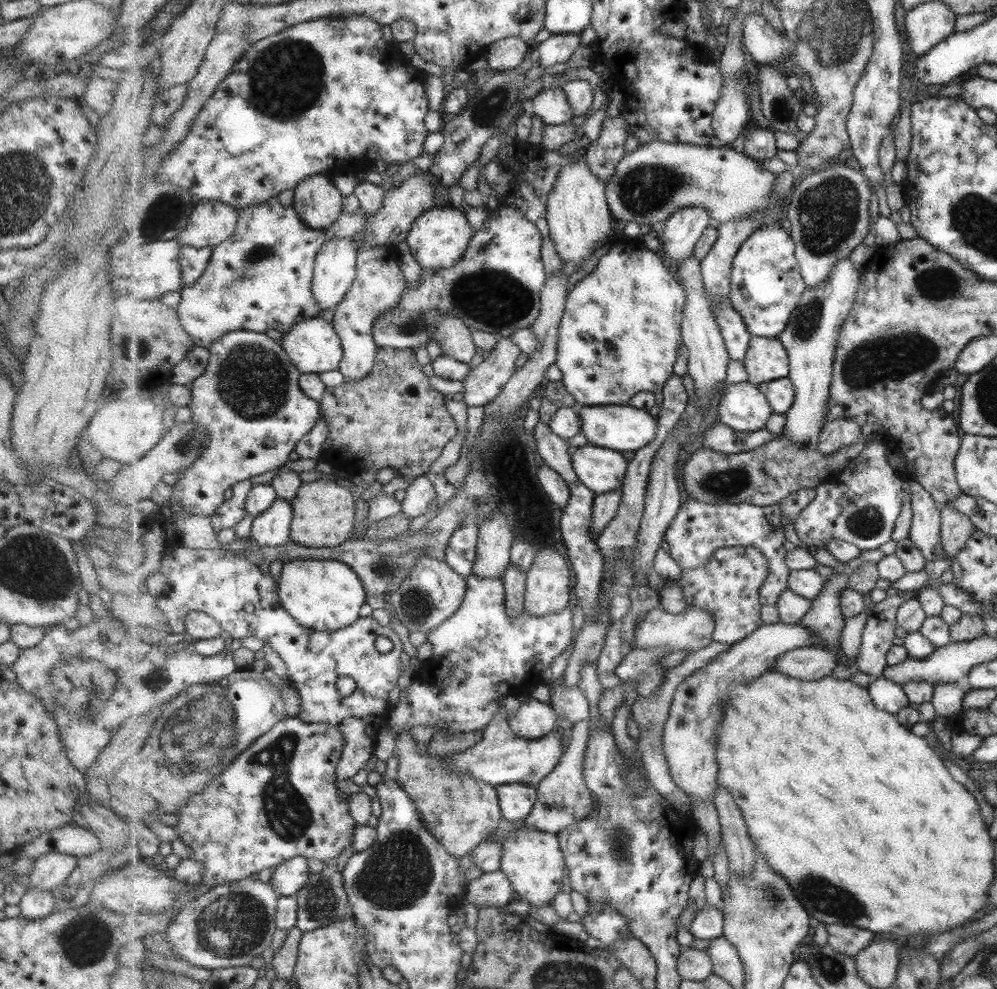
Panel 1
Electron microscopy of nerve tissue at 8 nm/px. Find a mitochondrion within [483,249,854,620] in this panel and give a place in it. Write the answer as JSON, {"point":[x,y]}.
{"point":[725,484]}

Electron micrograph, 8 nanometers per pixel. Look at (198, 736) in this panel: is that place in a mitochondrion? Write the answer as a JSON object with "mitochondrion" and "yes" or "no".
{"mitochondrion":"yes"}

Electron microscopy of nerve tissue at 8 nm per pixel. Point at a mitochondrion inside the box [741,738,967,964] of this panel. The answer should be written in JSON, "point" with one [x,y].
{"point":[822,895]}

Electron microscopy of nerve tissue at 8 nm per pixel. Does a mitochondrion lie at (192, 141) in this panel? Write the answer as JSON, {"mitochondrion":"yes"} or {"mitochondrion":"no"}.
{"mitochondrion":"no"}

